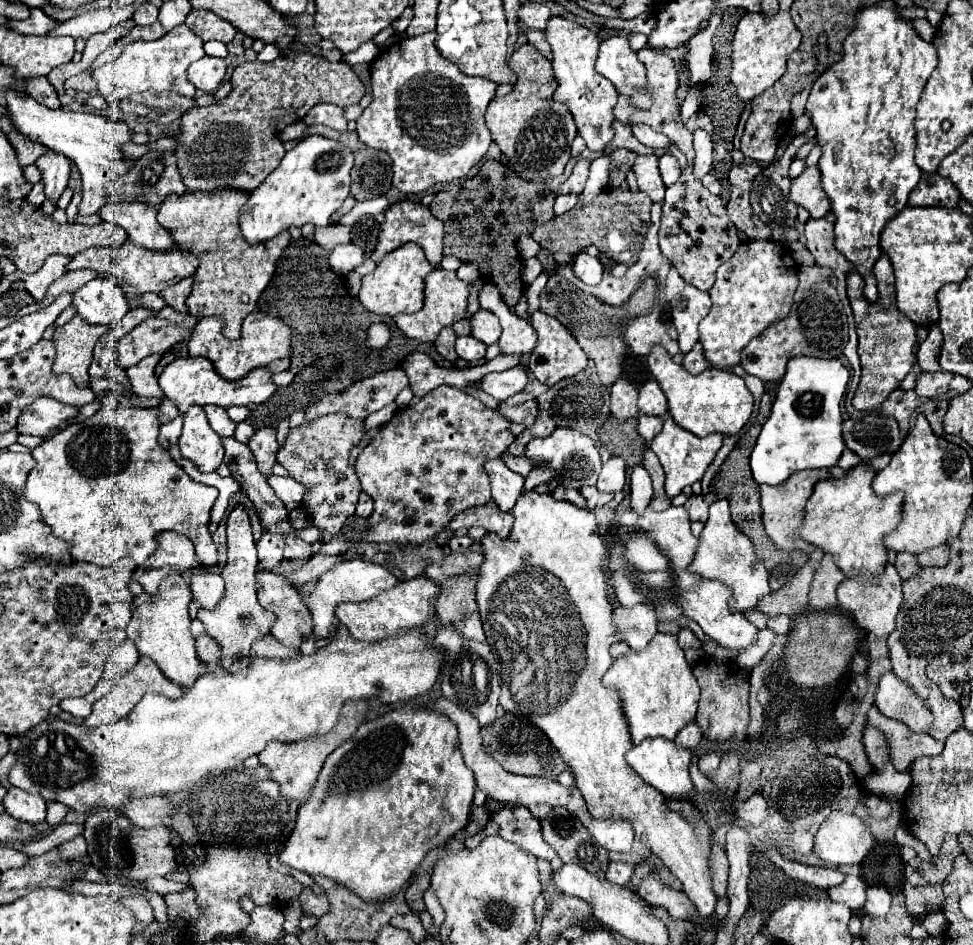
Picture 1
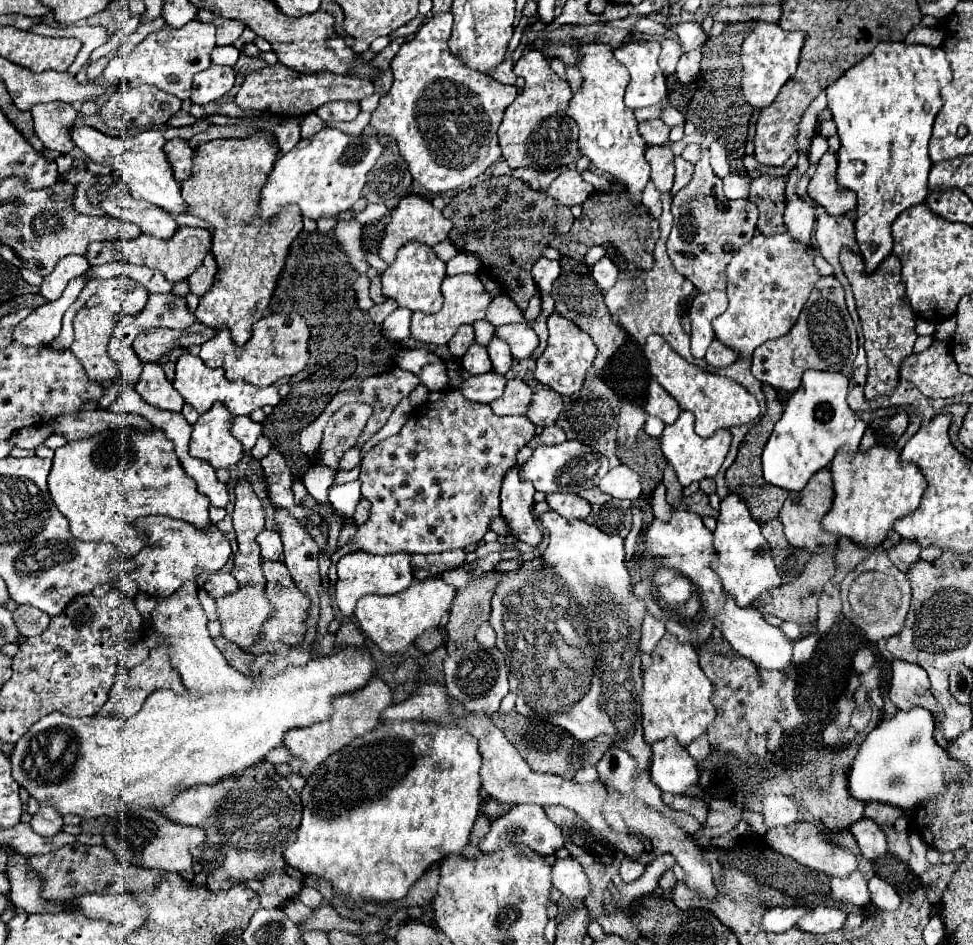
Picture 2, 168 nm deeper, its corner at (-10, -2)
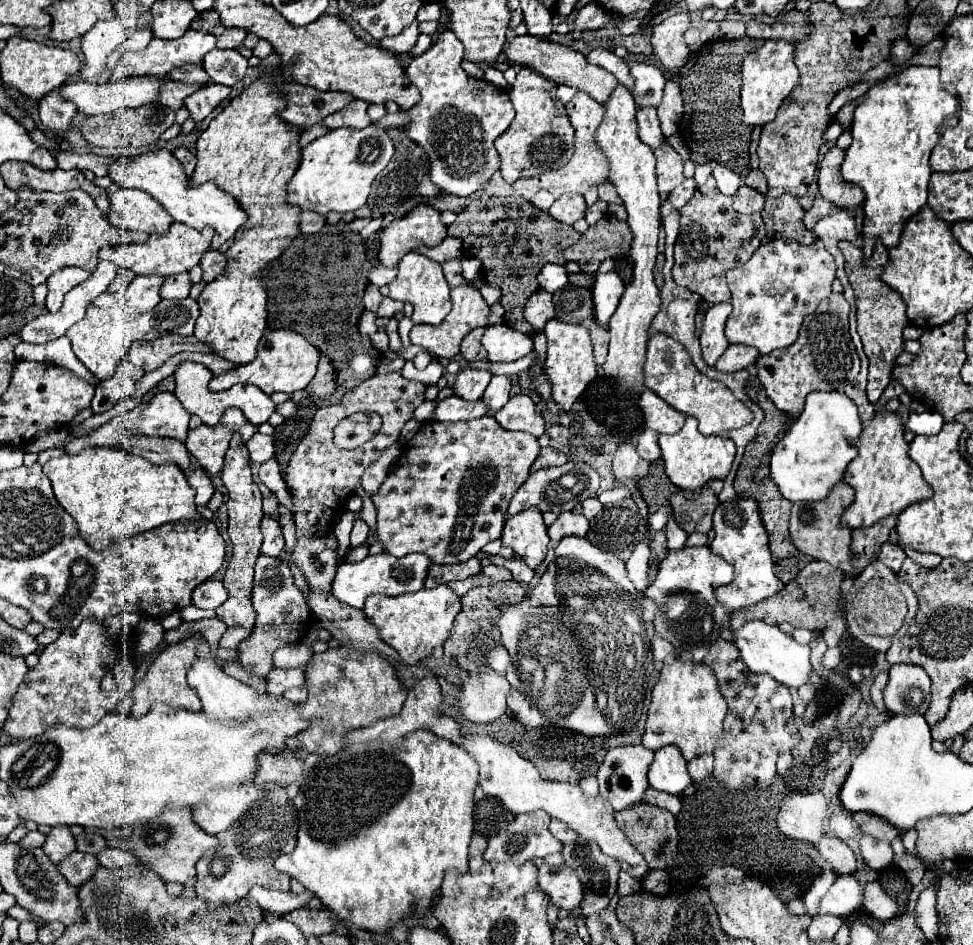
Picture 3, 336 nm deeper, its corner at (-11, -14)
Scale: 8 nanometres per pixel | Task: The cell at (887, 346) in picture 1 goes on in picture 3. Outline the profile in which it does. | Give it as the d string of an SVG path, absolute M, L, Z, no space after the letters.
M840 242L840 250L846 258L846 274L850 280L850 286L854 288L856 294L856 308L858 308L858 334L862 338L864 344L864 352L870 360L870 372L868 372L868 386L866 386L866 394L868 400L872 404L878 402L878 398L882 396L884 388L890 384L892 380L892 368L896 364L896 358L904 352L904 338L902 338L902 330L910 324L908 316L906 316L906 304L902 302L900 294L896 290L892 290L888 284L882 282L882 272L884 272L884 264L888 262L888 250L878 242L874 246L874 254L870 260L864 262L862 258L862 250L856 248L850 242Z

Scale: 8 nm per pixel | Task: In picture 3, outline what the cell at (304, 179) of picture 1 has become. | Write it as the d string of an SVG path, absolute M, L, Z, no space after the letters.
M366 126L362 130L328 130L302 148L298 170L286 184L286 200L290 206L312 210L320 216L330 212L354 212L366 204L372 180L388 166L392 154L394 146L388 132L376 126Z

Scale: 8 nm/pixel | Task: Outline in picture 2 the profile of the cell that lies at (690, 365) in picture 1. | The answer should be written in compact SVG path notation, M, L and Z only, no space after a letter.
M713 340L713 342L711 342L711 346L709 346L709 350L707 350L707 356L705 356L705 360L707 360L711 366L715 366L715 368L729 366L729 364L733 364L737 358L739 358L739 354L735 354L735 350L731 350L729 346L725 346L725 344L719 342L719 340Z

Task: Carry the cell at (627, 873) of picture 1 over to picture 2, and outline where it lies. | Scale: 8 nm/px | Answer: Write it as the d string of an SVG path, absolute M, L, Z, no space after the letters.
M625 858L625 860L621 862L621 868L619 868L619 874L621 874L623 882L633 882L633 880L637 880L643 872L645 872L645 864L635 862L635 860L631 860L631 858Z

